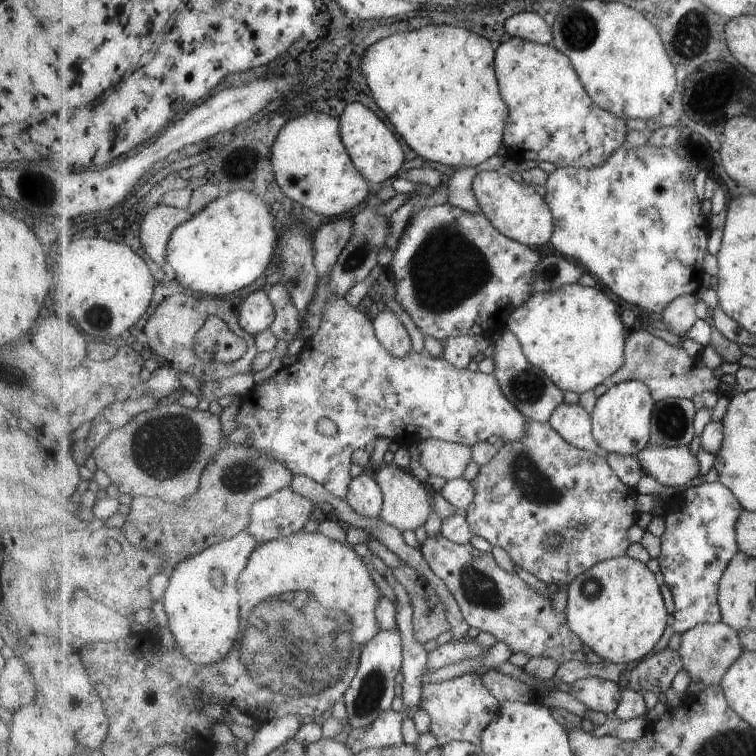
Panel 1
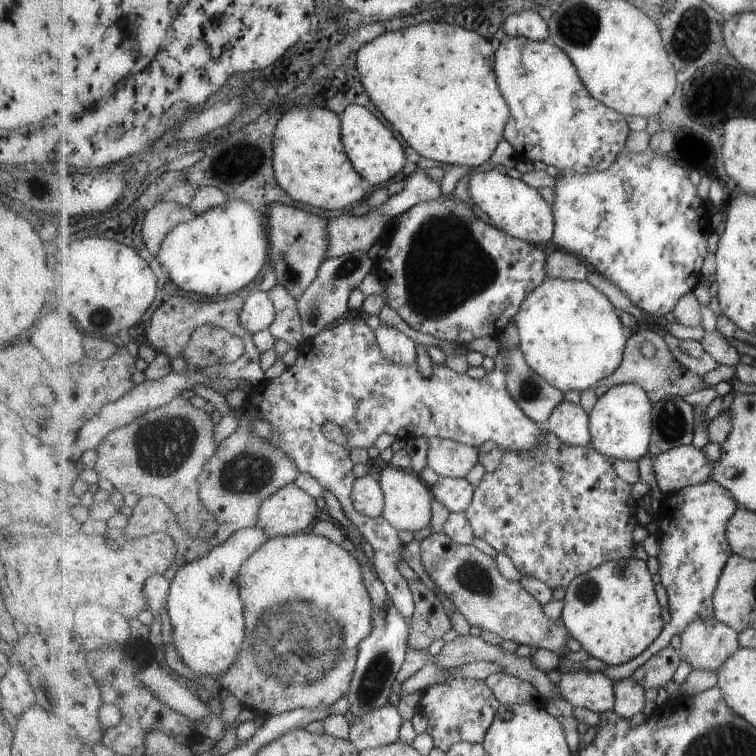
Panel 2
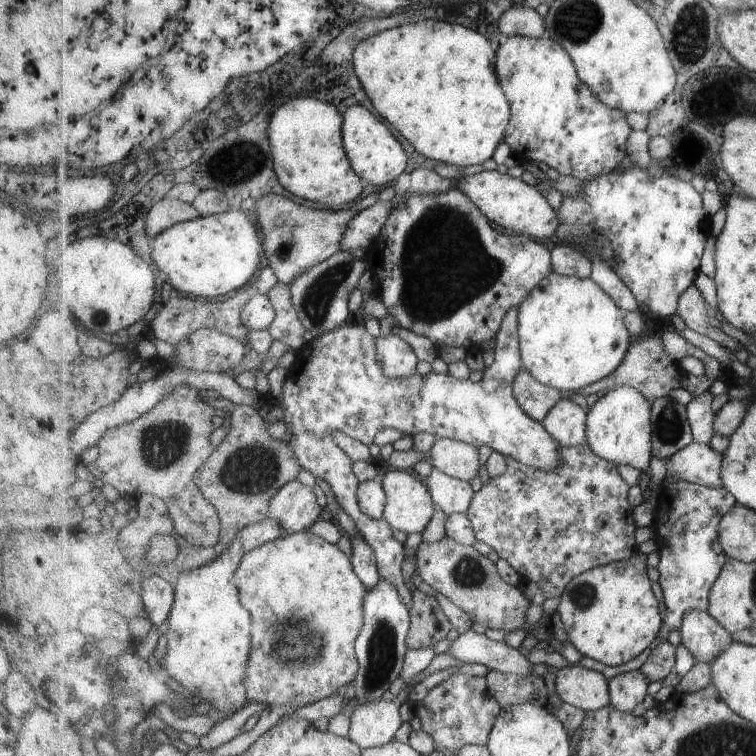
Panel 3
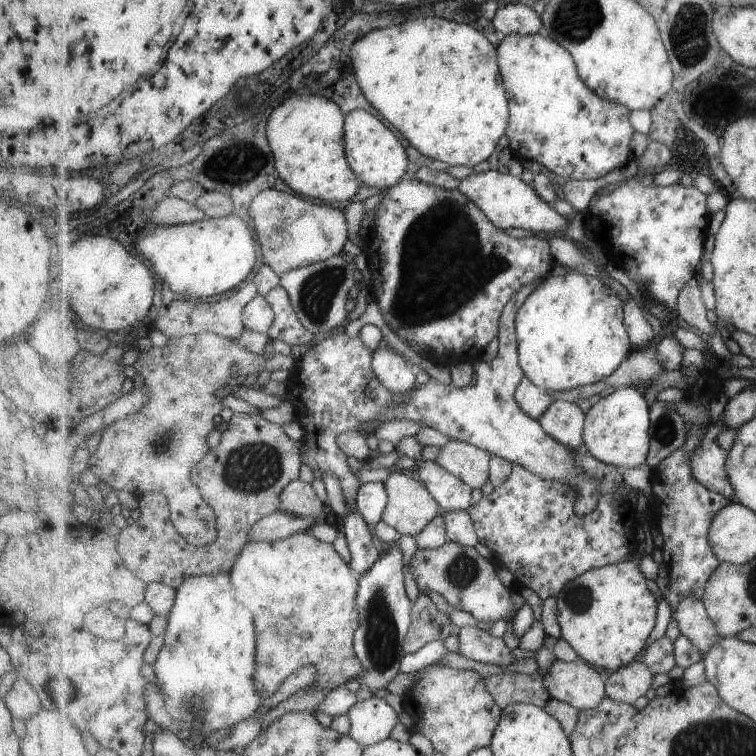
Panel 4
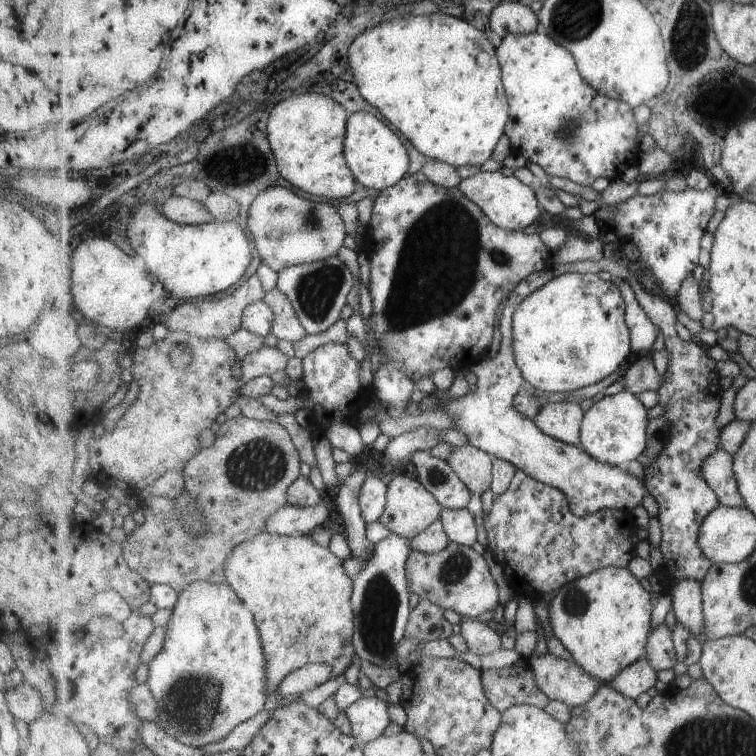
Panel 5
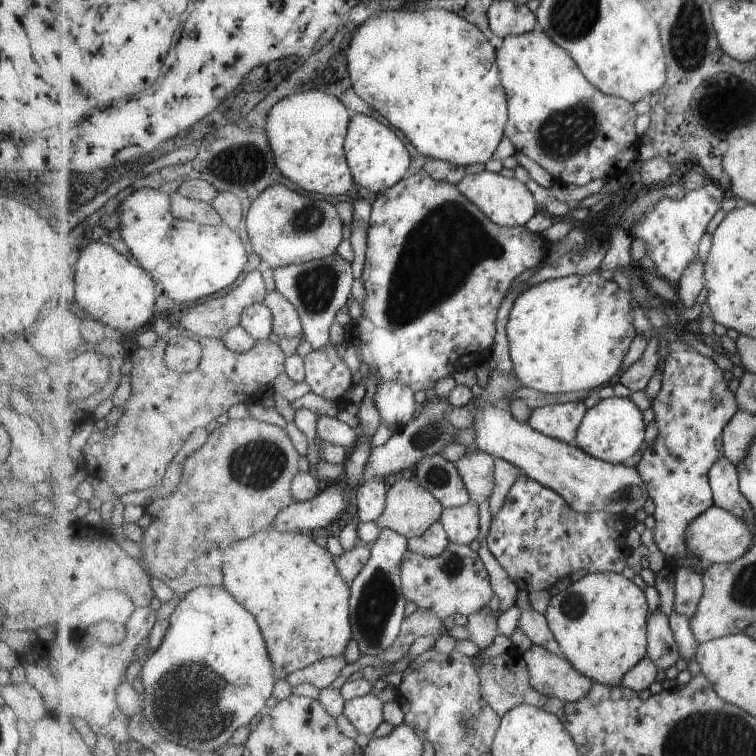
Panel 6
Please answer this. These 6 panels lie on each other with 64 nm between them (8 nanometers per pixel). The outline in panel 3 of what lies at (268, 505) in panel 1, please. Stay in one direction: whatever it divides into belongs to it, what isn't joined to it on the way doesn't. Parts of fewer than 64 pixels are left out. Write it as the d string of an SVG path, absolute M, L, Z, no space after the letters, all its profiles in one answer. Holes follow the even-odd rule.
M291 481L273 497L269 517L275 517L284 531L291 534L309 530L321 514L323 507L319 506L313 489L299 481Z

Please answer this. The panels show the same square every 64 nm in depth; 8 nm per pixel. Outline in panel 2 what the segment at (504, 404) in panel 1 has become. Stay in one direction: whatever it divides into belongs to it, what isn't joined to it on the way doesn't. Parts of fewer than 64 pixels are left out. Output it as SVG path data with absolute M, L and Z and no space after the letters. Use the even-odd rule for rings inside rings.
M349 315L339 323L325 327L325 330L315 338L305 341L298 348L297 362L286 368L278 378L266 380L262 385L255 385L247 393L245 403L249 410L258 420L269 422L276 430L272 439L267 440L284 450L295 461L300 472L306 472L314 477L322 487L328 489L338 499L344 514L370 544L374 551L375 569L385 583L390 598L408 618L409 624L416 604L410 582L399 570L404 544L401 544L397 536L398 530L385 517L370 517L361 514L356 508L354 486L357 479L353 474L354 462L349 458L349 448L328 441L323 426L327 422L335 422L342 429L349 446L365 449L373 446L375 440L383 432L387 432L393 434L395 438L406 441L418 436L428 436L451 439L474 447L492 440L504 451L535 453L544 438L545 427L535 422L535 419L532 419L511 396L507 384L509 370L508 360L499 354L495 358L494 367L480 379L455 372L447 365L440 367L435 364L431 375L425 377L416 363L400 367L389 362L383 356L382 348L377 342L376 331L371 330L364 320Z

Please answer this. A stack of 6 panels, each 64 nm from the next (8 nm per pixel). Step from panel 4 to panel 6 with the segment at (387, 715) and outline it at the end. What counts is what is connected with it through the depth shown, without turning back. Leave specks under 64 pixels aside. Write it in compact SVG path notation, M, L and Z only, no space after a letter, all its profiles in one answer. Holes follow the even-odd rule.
M376 692L346 701L344 715L355 725L361 734L373 734L383 724L383 704Z

